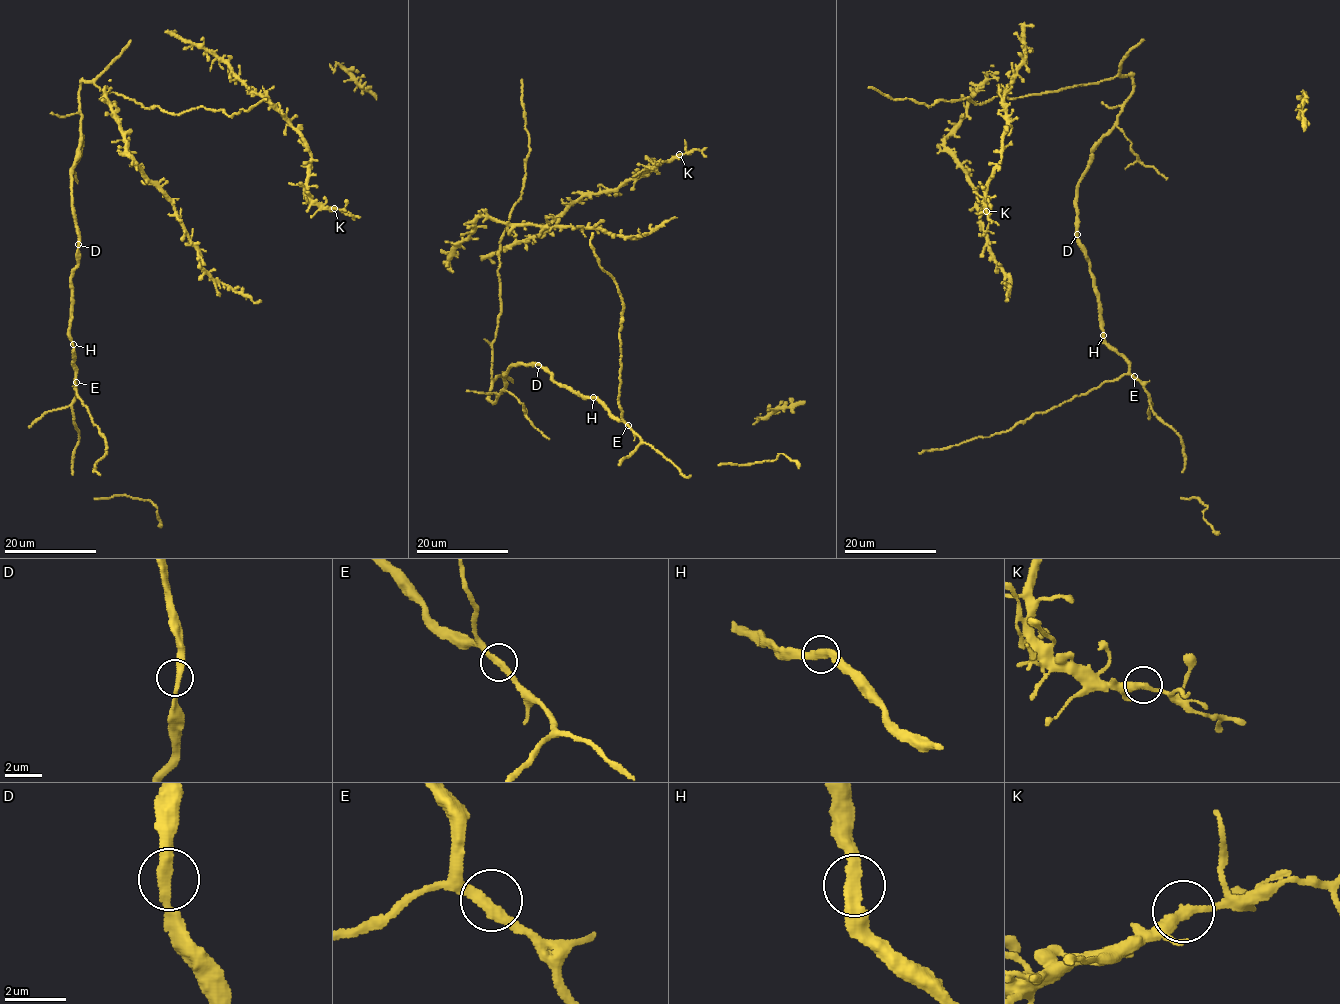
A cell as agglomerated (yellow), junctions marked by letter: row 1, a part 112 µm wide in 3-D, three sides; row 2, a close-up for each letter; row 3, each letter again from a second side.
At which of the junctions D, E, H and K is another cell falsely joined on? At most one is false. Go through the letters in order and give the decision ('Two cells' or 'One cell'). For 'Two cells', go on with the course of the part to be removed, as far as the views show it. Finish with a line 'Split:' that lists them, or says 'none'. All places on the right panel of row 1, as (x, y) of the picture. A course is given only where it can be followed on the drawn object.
D: One cell
E: One cell
H: One cell
K: One cell
Split: none

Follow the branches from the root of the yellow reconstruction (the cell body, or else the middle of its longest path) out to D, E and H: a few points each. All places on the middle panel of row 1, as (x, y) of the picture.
D: (503, 390), (507, 386), (504, 374), (506, 375), (510, 366), (538, 365)
E: (503, 390), (510, 366), (542, 366), (553, 381), (595, 398), (628, 425)
H: (503, 390), (507, 386), (504, 374), (510, 366), (530, 364), (542, 366), (552, 374), (553, 381), (593, 397)

